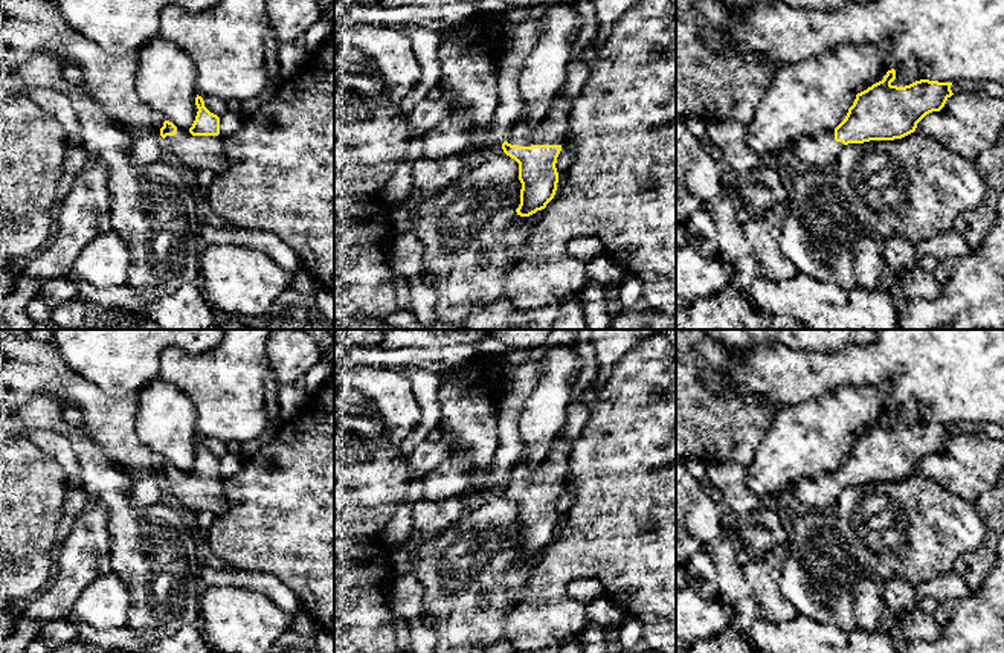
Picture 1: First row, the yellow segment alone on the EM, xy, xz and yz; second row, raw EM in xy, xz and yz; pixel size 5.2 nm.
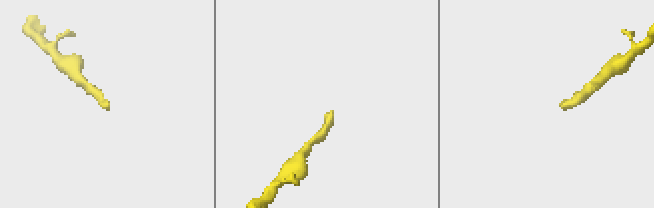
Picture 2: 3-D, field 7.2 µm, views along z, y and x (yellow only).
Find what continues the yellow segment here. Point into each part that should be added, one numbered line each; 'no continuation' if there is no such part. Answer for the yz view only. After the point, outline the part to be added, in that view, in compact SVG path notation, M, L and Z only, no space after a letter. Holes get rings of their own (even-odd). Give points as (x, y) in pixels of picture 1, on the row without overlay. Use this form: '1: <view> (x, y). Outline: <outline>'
1: yz (820, 493). Outline: M835 471L803 481L792 490L798 511L825 510L832 511L844 485L835 482Z

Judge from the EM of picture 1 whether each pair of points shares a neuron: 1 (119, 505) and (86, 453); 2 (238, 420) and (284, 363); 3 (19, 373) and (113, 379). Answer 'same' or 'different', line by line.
1: same
2: different
3: different

